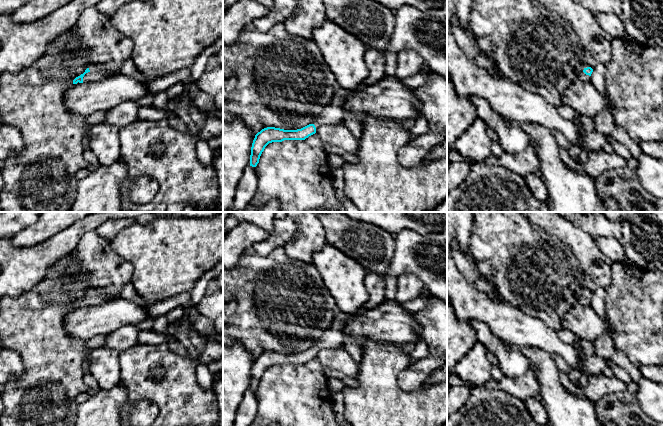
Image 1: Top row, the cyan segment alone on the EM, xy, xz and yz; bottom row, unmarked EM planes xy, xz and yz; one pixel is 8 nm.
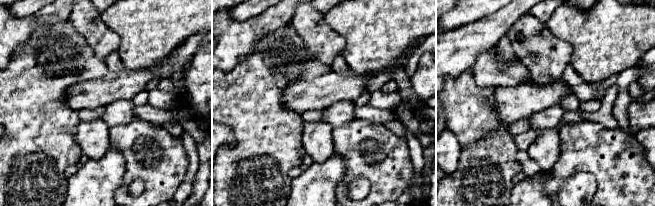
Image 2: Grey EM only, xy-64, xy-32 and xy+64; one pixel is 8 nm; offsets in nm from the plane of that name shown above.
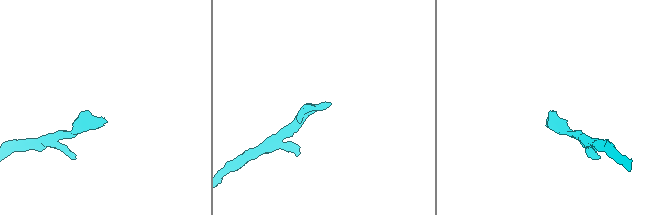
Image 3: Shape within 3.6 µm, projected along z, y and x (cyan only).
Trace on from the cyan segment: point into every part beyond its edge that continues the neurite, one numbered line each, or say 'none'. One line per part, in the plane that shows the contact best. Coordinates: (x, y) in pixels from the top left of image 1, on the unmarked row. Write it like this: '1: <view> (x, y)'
1: xy (95, 298)

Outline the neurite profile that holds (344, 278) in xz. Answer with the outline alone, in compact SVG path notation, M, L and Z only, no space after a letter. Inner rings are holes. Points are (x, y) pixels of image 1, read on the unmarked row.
M327 243L314 253L313 264L341 312L355 314L368 301L364 283L368 270L355 260Z

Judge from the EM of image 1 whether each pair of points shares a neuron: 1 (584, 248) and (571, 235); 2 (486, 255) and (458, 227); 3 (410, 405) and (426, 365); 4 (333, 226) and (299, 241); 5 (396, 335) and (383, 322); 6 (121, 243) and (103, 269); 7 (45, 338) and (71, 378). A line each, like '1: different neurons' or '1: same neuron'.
1: same neuron
2: different neurons
3: different neurons
4: different neurons
5: same neuron
6: different neurons
7: same neuron

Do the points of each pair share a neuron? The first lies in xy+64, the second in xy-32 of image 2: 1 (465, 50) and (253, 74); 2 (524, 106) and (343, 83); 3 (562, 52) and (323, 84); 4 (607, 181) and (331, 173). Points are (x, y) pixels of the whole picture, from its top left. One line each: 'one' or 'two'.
1: two
2: one
3: two
4: two

